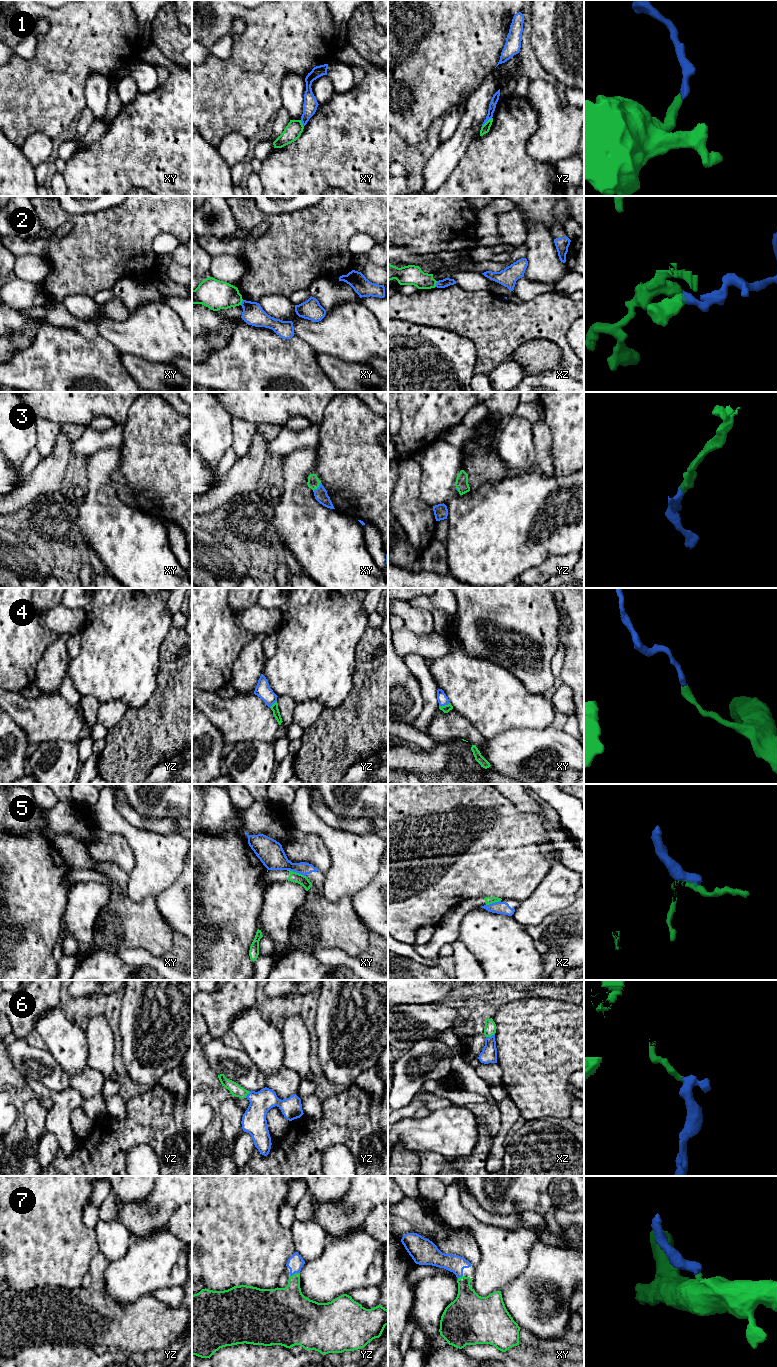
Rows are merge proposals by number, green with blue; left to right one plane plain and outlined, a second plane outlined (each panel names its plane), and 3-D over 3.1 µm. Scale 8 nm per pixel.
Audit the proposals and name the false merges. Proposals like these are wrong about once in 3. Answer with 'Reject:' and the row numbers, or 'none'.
Reject: 1, 2, 5

